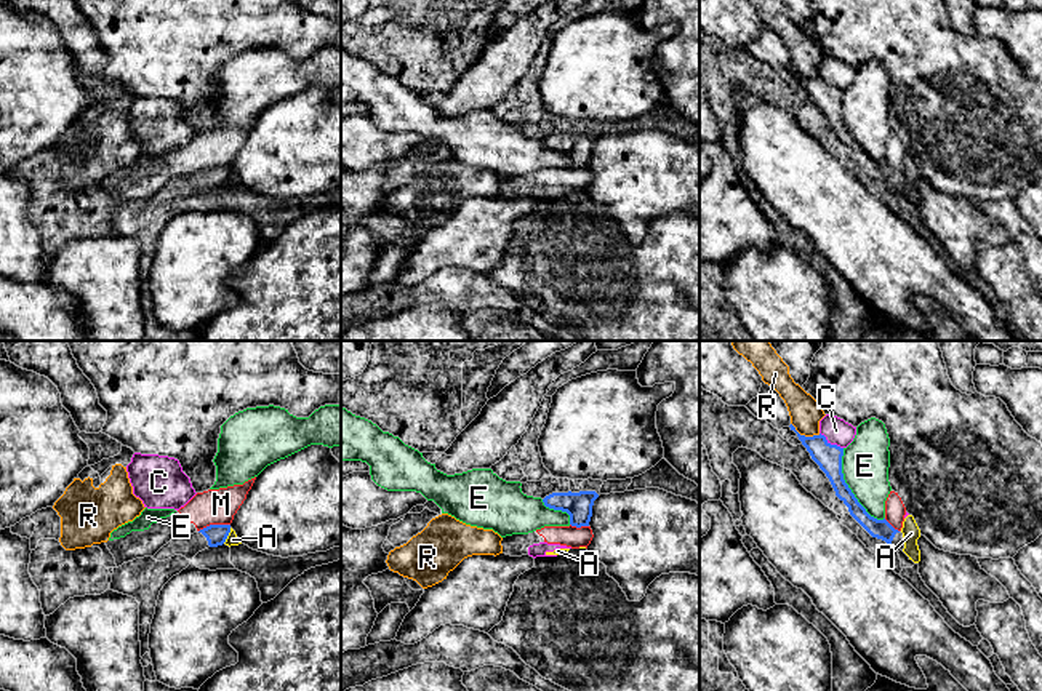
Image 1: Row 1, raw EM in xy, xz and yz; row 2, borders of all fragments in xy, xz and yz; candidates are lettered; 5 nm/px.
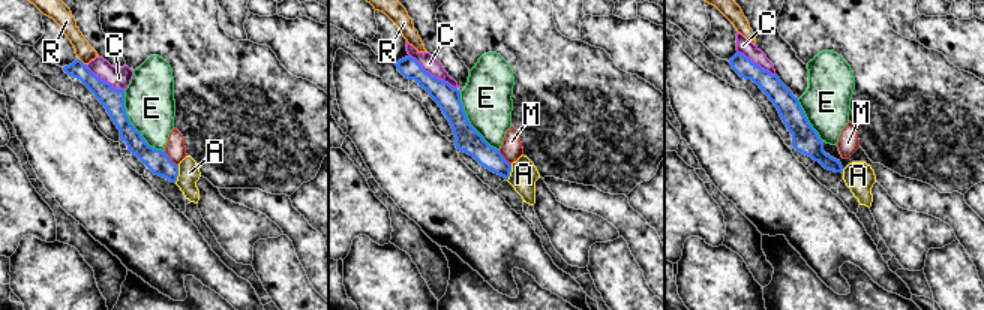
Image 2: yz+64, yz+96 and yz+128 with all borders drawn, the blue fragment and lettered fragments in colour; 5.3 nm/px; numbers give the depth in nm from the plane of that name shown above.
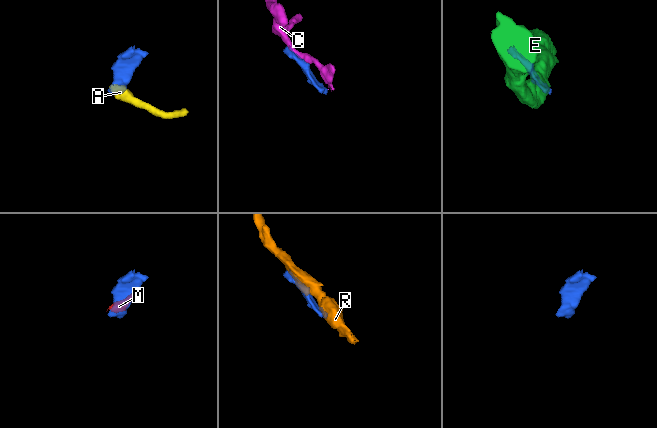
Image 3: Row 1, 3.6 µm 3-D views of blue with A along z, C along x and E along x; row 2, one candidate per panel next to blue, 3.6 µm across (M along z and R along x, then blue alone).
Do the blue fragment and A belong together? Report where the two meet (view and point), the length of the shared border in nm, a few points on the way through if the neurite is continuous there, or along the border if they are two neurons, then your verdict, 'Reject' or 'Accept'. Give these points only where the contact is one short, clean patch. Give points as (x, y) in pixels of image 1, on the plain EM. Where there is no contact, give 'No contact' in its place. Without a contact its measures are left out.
Touches blue at xy (228, 176). Shared border 90 nm. Boundary: xy (231, 170), (223, 184). Reject

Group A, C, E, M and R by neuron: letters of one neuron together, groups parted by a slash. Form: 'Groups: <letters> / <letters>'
Groups: A C / E / M / R

